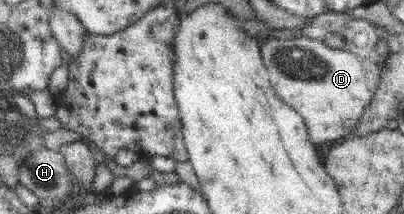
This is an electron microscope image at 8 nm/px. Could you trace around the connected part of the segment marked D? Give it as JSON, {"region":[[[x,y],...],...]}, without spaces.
{"region":[[[306,35],[289,39],[272,38],[260,46],[263,64],[271,76],[271,86],[287,106],[305,118],[313,145],[320,146],[353,136],[377,90],[381,68],[386,62],[385,55],[381,57],[375,48],[371,57],[361,59],[349,51],[327,46]]]}

